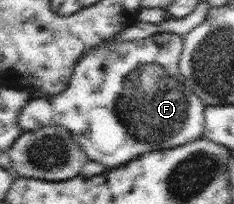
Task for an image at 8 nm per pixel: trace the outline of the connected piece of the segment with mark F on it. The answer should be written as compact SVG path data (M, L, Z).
M158 32L141 40L116 40L93 47L78 60L62 93L30 98L18 113L18 127L22 131L32 131L42 126L62 125L86 152L88 160L102 164L106 170L122 166L150 151L168 150L194 142L204 134L206 105L180 73L182 50L183 36L172 32Z

